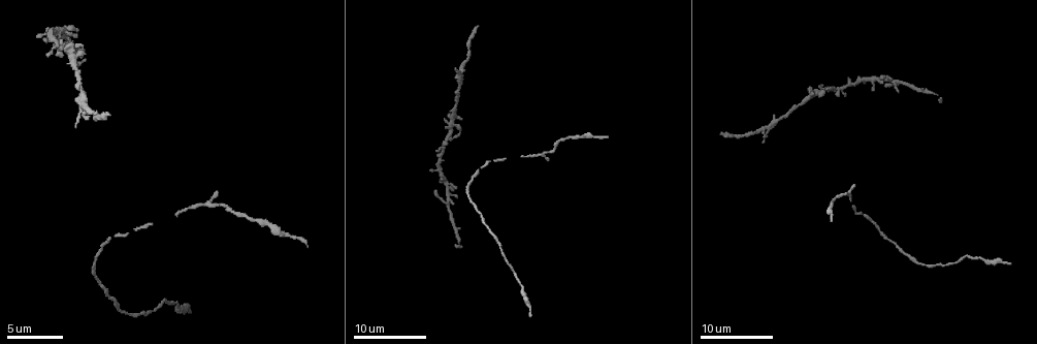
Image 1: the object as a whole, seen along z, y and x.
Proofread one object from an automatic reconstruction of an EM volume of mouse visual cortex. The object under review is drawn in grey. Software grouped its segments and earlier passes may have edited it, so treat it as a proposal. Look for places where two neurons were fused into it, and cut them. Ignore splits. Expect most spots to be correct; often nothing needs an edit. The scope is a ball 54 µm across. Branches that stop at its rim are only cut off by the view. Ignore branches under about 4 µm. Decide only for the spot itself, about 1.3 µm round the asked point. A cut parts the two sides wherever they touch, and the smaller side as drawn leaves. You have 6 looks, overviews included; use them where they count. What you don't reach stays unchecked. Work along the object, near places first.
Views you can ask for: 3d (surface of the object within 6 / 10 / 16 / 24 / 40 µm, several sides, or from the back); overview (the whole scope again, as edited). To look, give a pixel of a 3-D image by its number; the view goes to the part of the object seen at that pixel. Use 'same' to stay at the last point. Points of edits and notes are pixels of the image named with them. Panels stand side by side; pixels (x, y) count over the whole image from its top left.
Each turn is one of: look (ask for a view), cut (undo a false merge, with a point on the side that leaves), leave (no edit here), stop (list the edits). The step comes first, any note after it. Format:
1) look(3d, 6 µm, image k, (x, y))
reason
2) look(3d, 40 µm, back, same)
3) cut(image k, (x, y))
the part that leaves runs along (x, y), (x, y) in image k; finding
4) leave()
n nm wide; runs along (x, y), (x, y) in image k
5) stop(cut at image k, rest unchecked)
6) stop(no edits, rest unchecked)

look(3d, 6 µm, image 1, (214, 205))
side arm on a straight run

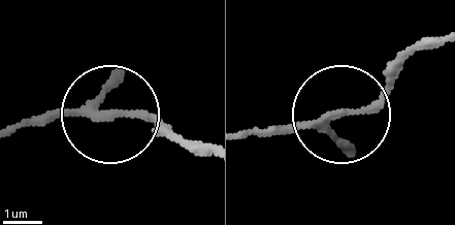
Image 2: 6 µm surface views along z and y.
leave()
160 nm wide; all the same neuron

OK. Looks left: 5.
look(3d, 10 µm, image 1, (147, 223))

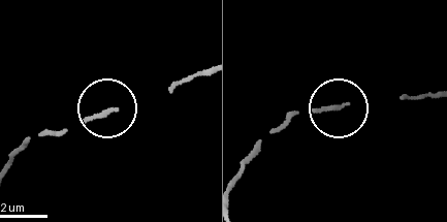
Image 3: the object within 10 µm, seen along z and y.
leave()
runs along (343, 104), (287, 114) in image 3; one neuron here

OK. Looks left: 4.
look(3d, 10 µm, image 1, (85, 116))

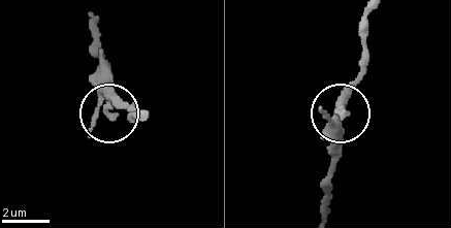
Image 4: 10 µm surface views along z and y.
leave()
180 nm wide; continuous, no second neuron

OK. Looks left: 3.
stop(no edits, rest unchecked)

